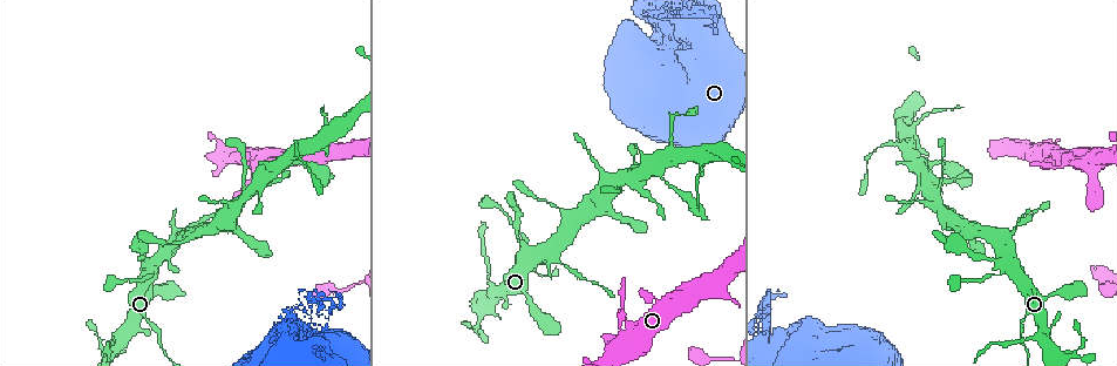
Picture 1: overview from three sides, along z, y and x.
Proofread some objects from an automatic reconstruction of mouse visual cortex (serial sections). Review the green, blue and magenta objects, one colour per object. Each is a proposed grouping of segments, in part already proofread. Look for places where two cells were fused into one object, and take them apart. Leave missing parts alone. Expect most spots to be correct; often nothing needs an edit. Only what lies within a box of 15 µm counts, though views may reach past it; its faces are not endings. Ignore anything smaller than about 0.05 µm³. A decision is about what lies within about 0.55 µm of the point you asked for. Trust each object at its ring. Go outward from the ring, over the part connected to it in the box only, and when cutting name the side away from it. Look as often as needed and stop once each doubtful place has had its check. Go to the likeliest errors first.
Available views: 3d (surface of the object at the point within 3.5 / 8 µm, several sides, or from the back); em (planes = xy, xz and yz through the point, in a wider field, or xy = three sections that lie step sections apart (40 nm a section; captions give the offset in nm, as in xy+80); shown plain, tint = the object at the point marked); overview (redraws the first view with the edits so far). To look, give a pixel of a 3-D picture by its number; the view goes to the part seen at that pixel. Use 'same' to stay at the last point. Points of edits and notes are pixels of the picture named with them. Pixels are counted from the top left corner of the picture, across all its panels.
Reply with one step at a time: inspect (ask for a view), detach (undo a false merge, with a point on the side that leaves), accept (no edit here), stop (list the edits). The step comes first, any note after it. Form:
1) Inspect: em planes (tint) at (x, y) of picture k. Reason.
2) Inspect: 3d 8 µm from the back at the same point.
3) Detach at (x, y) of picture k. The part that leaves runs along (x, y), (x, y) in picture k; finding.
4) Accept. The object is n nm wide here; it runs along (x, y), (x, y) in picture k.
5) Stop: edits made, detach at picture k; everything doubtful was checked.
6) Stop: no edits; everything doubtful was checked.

Inspect: 3d 8 µm at (660, 12) of picture 1.

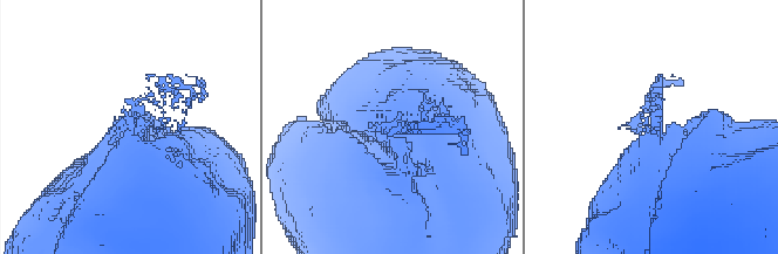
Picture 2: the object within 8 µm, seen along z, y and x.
Inspect: 3d 3.5 µm at (657, 134) of picture 2.

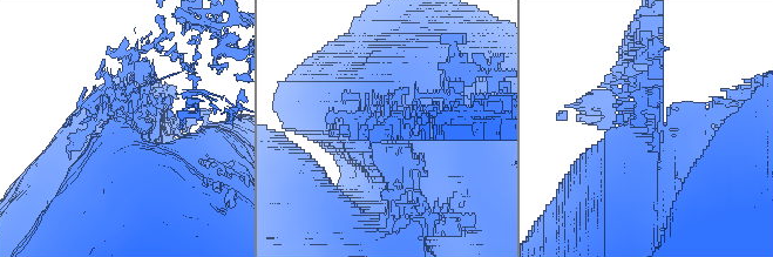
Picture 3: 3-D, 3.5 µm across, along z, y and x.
Inspect: em xy step 2 (tint) at (379, 122) of picture 3. Now the EM.

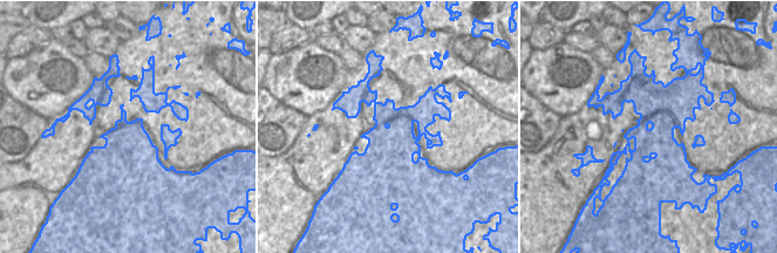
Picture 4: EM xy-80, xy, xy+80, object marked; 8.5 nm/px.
Accept. It runs along (604, 190), (656, 103), (652, 56) in picture 3; one cell here.

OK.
Inspect: 3d 3.5 µm at (291, 311) of picture 1. Sharp bend.

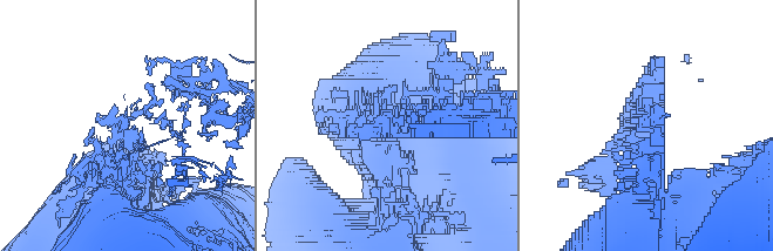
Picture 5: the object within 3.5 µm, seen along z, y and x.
Inspect: em xy step 3 (tint) at (128, 130) of picture 5. Now the EM.

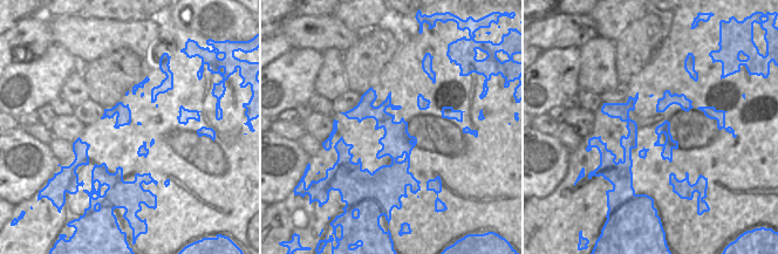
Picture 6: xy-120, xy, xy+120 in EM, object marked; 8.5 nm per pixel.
Inspect: em xy step 5 (tint) at the same point.

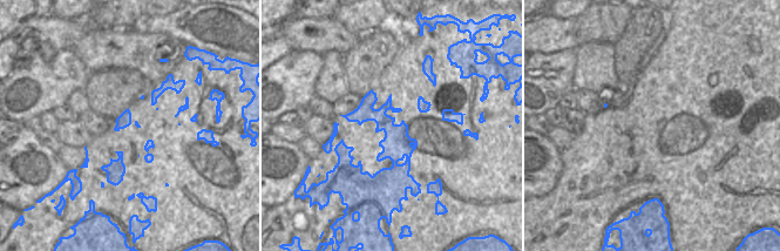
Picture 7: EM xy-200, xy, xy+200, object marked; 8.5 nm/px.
Accept. It runs along (371, 94), (397, 136), (382, 190) in picture 7; all the same cell.

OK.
Inspect: 3d 3.5 µm at (687, 15) of picture 1.

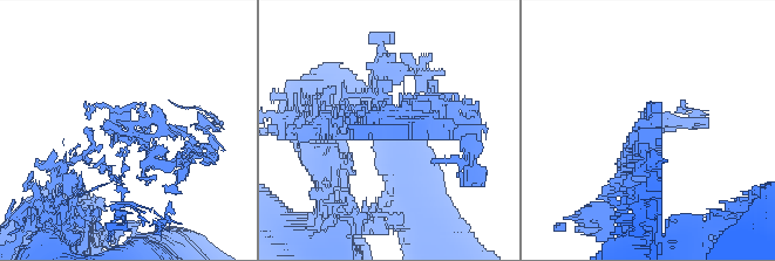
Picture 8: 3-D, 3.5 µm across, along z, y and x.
Inspect: em xy step 1 (tint) at (132, 136) of picture 8. Shape alone is not enough.

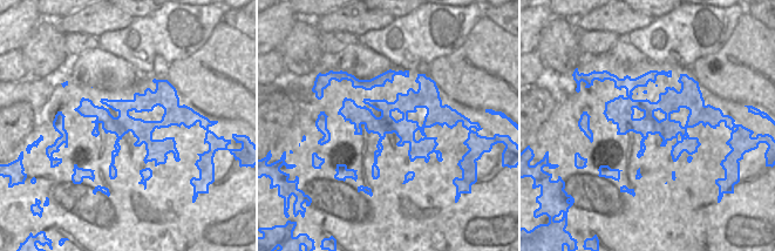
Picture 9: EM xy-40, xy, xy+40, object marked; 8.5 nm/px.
Accept. It runs along (341, 112), (429, 102), (449, 115) in picture 9; one cell here.

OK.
Inspect: 3d 8 µm from the back at (621, 312) of picture 1. Sudden change in width.

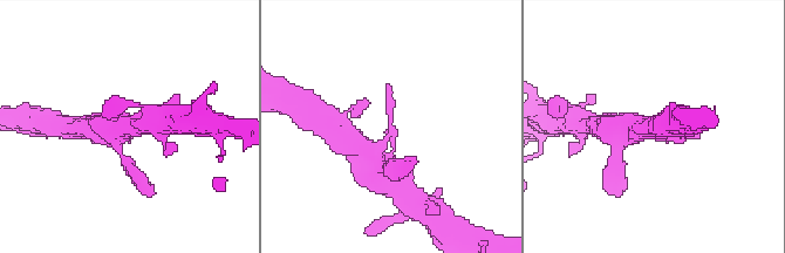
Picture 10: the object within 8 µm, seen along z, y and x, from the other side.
Inspect: 3d 3.5 µm at (389, 128) of picture 10. Closer look.

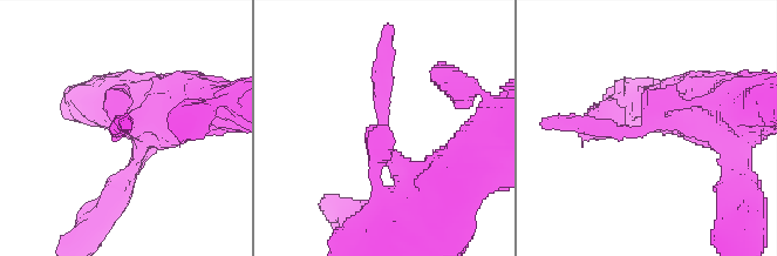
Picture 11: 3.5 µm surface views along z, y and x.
Accept. It runs along (430, 189), (383, 143), (387, 54) in picture 11; all the same cell.

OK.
Inspect: 3d 3.5 µm from the back at (552, 252) of picture 1. Small branch off a trunk.

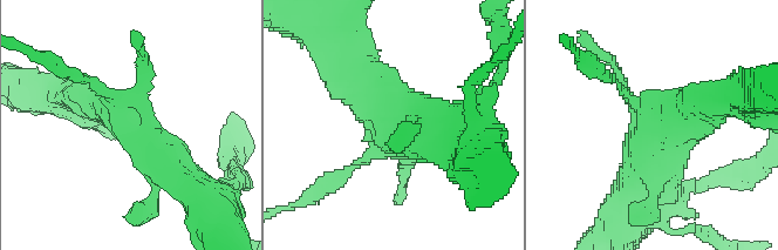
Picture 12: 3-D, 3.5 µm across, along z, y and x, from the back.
Inspect: em xy step 5 (tint) at (128, 126) of picture 12. Need the tissue.

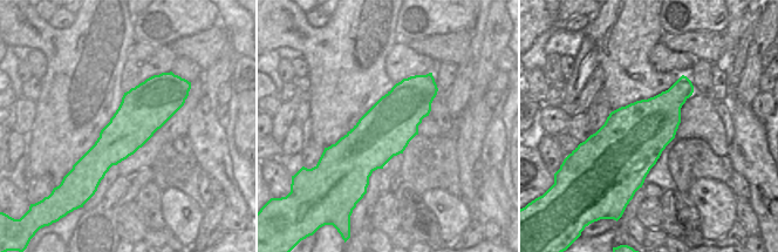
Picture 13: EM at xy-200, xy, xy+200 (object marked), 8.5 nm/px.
Inspect: em xy step 2 (tint) at the same point.

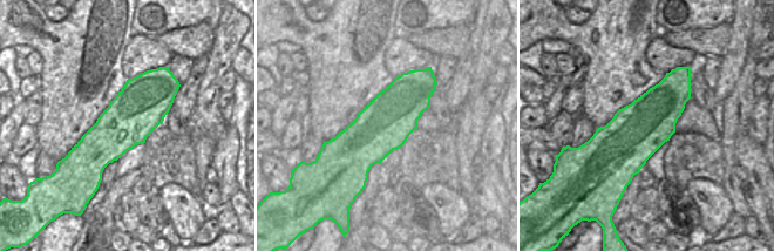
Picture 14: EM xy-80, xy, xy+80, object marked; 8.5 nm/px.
Accept. It runs along (183, 178), (114, 110), (79, 99) in picture 12; all the same cell.

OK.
Stop: no edits; everything doubtful was checked.

